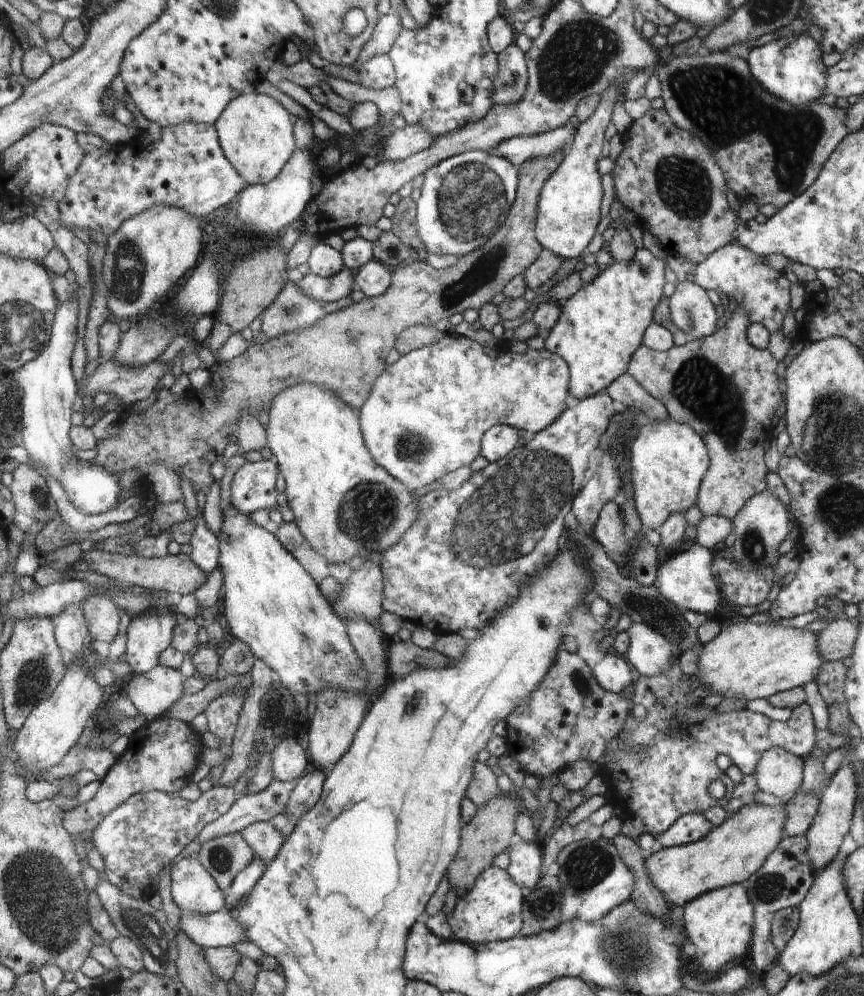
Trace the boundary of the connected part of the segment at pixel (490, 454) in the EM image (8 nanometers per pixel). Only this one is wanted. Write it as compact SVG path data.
M494 425L481 438L481 454L482 458L489 463L498 463L508 453L511 453L518 445L520 436L518 429L510 425Z

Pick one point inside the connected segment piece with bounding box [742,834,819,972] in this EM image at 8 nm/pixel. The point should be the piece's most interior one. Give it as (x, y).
(784, 880)

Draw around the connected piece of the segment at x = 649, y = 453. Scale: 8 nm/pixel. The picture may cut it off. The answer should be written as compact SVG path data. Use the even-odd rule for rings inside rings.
M668 416L664 420L645 420L630 444L630 464L634 504L644 529L664 526L673 512L686 512L697 502L699 486L709 469L706 445L687 424Z

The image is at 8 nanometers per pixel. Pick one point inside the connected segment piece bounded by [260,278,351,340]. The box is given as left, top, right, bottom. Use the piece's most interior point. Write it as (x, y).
(293, 311)

